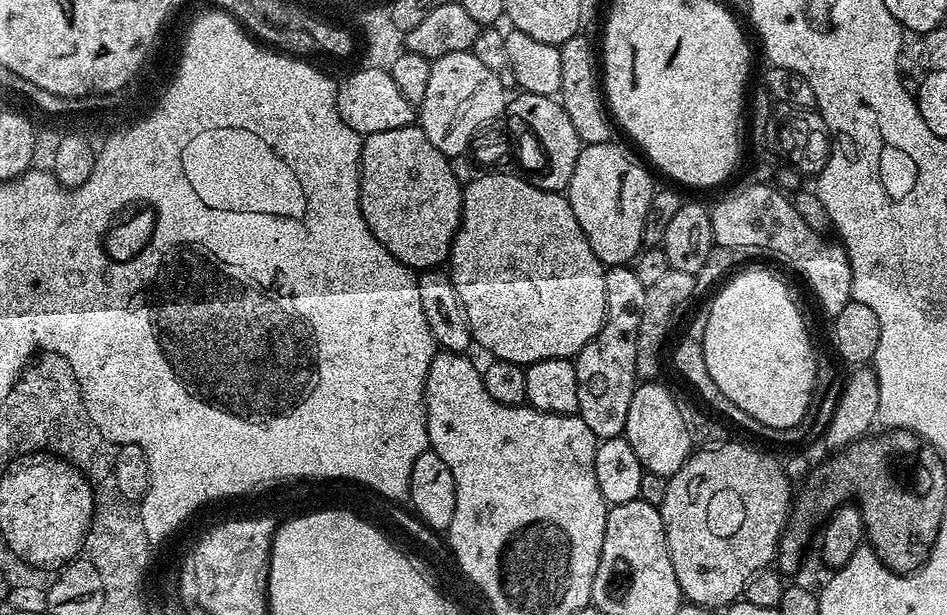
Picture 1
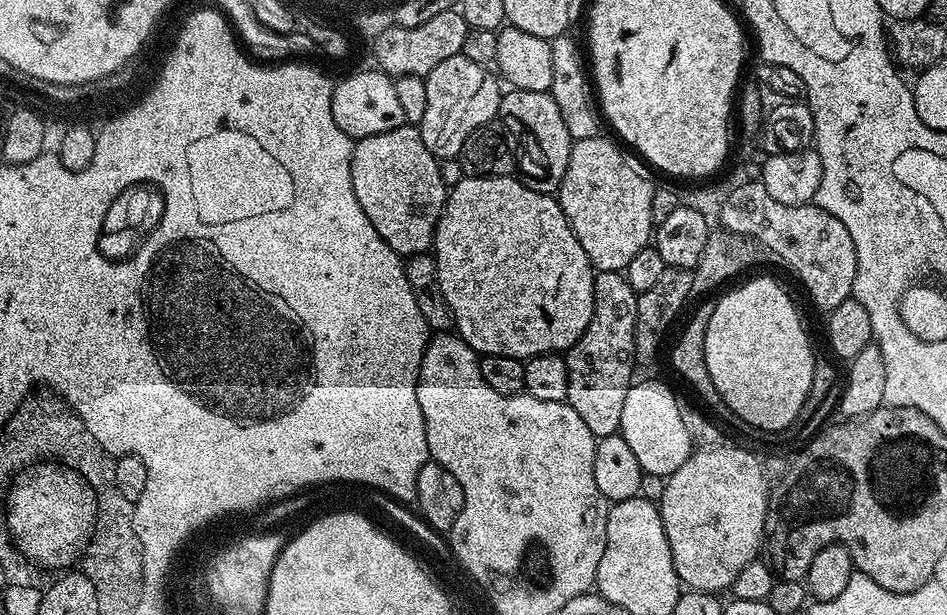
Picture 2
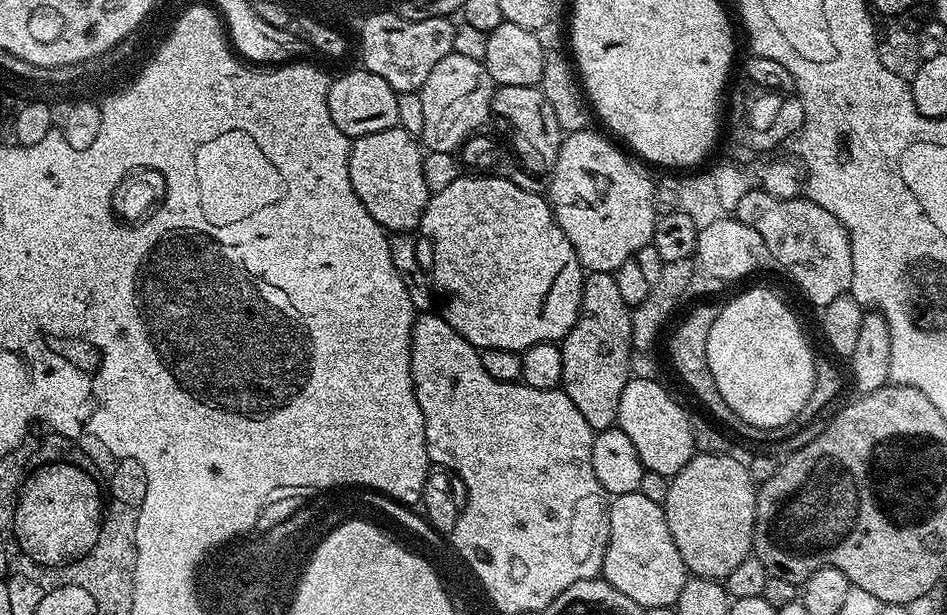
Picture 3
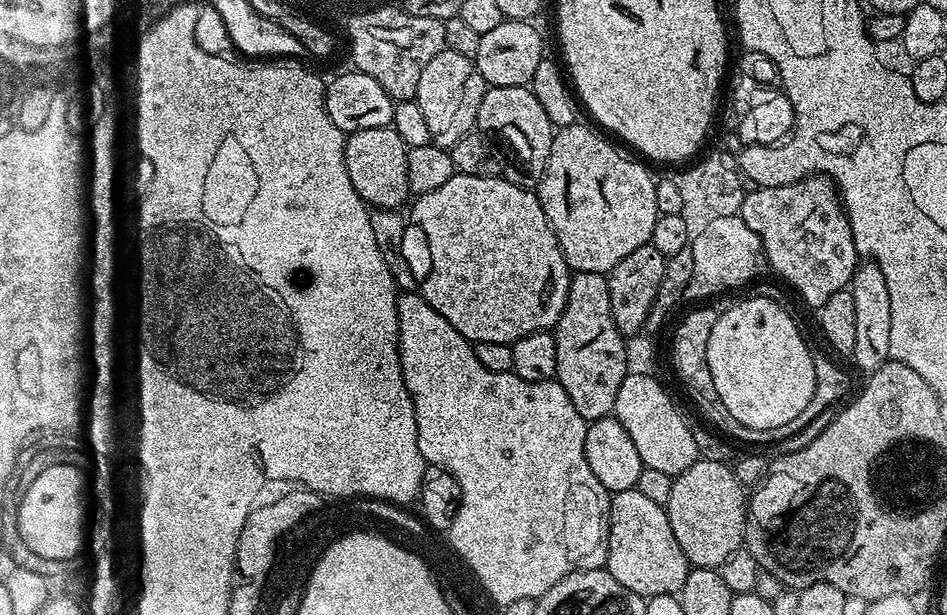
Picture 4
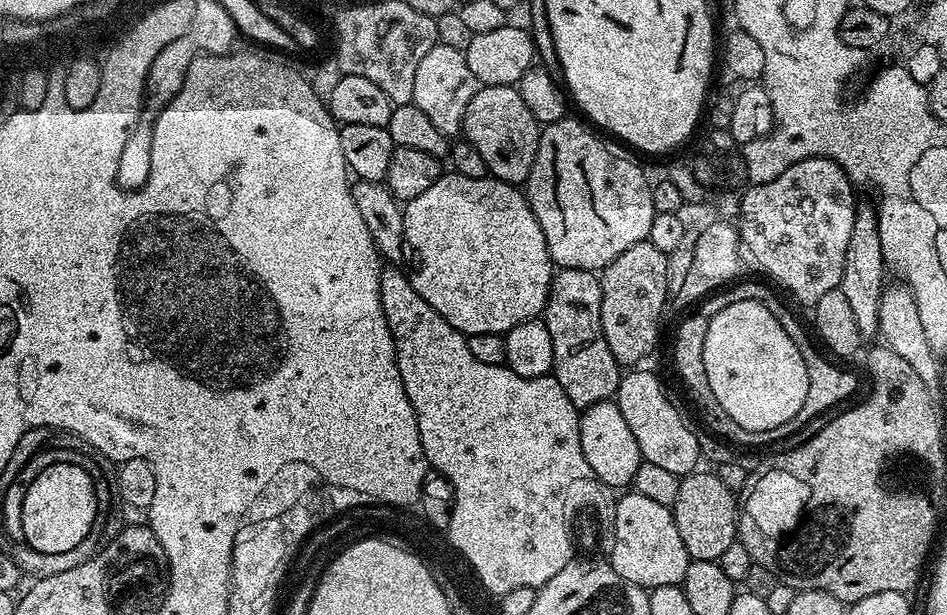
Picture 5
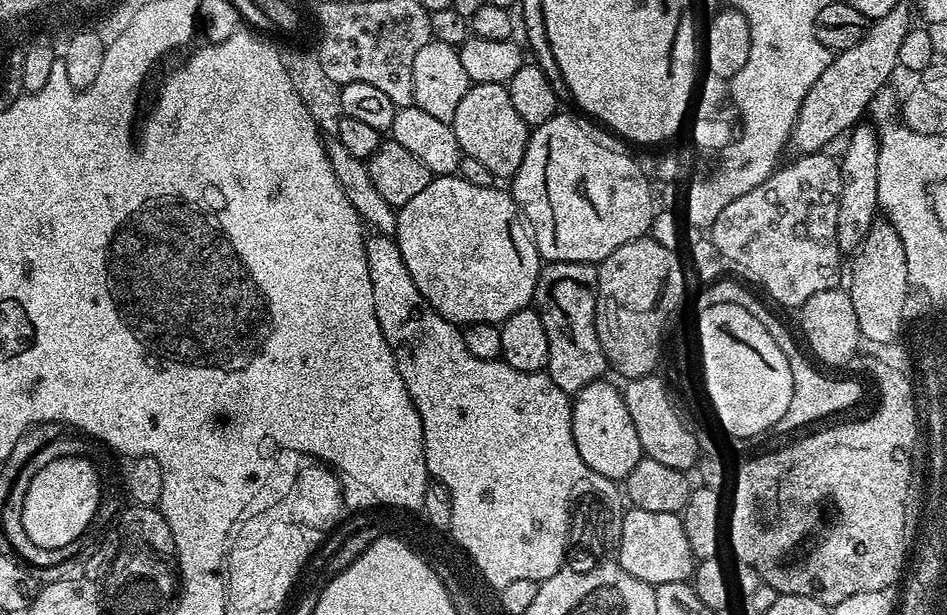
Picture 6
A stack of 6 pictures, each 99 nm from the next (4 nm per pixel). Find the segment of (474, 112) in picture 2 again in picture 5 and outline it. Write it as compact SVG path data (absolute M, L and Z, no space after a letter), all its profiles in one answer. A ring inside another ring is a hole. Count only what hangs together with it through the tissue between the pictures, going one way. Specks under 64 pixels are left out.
M438 42L430 54L422 58L414 74L412 103L418 106L418 110L422 110L422 114L426 114L426 118L430 118L430 122L434 122L434 126L438 126L438 130L442 130L444 136L452 138L464 127L466 106L470 106L470 98L474 98L477 87L470 66L466 66L463 52Z

